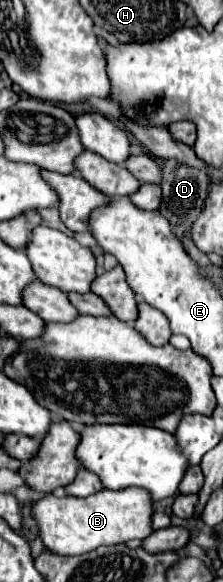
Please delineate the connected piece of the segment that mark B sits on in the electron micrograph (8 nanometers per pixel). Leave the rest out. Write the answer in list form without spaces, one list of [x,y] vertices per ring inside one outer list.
[[[104,489],[90,497],[54,497],[46,495],[34,503],[32,513],[40,527],[40,537],[44,545],[58,555],[82,555],[94,551],[102,545],[128,543],[132,539],[150,537],[152,529],[152,497],[144,489]]]

